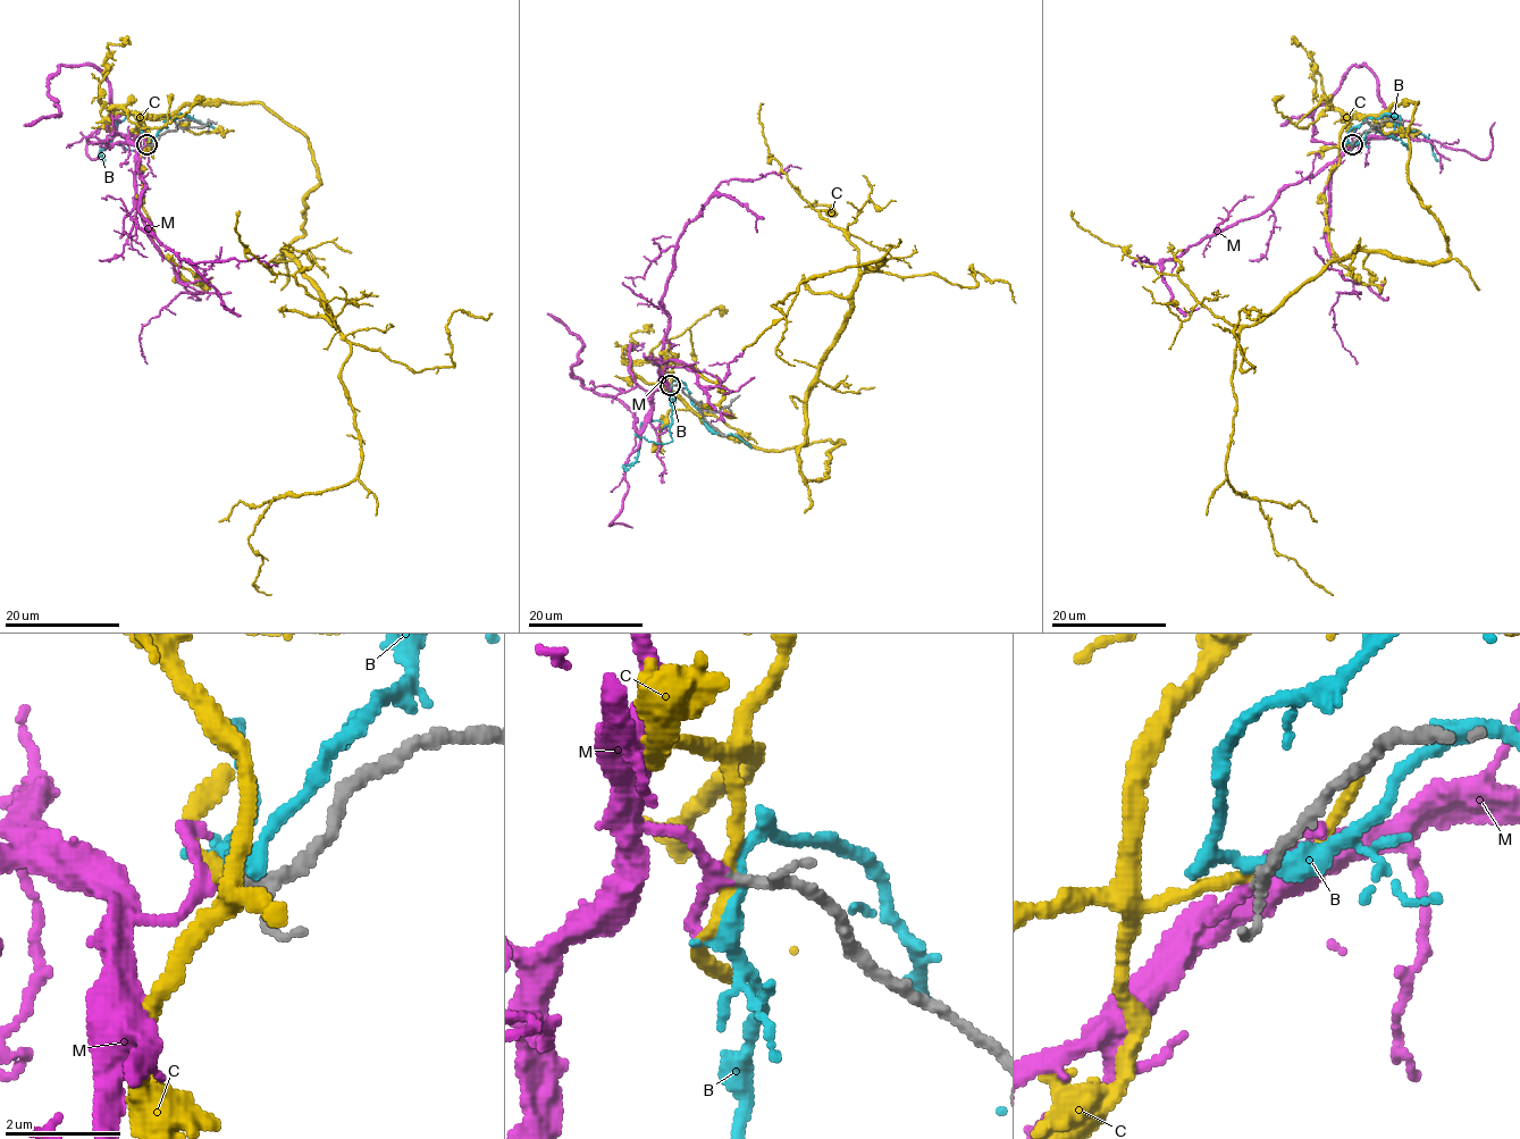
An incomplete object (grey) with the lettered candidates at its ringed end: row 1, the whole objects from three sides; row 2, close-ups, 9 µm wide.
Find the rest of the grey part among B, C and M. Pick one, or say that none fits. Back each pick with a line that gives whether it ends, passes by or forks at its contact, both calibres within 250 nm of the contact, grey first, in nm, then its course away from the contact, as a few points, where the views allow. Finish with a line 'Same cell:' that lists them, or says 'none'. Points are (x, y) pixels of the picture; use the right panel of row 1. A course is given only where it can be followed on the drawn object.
M: It passes by. Thickness 130 nm (grey) against 170 nm. Its course: (1351, 144), (1313, 175), (1287, 185), (1265, 211), (1214, 231), (1174, 259), (1149, 262), (1140, 257), (1136, 266)
Same cell: M

